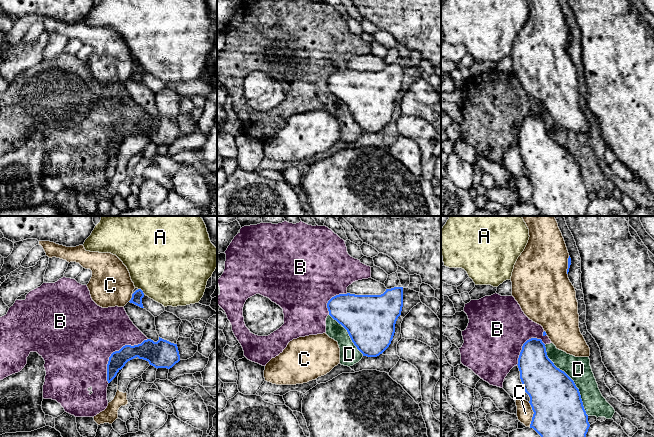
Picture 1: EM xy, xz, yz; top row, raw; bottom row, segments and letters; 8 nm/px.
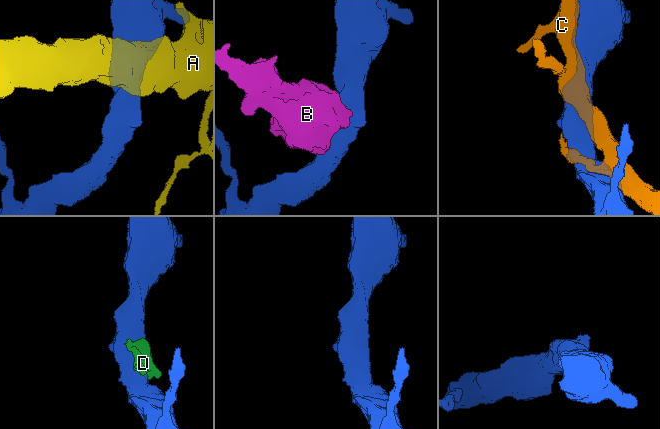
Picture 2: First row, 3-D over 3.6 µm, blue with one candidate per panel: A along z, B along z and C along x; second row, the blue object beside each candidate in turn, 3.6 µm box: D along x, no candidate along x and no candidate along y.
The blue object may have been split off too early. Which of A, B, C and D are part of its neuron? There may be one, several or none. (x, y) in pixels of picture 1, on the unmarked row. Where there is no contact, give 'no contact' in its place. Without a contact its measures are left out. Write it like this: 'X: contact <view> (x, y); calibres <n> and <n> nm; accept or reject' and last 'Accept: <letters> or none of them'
A: contact xy (141, 66); calibres 90 and 500 nm; reject
B: contact xy (115, 127); calibres 150 and 480 nm; reject
C: contact yz (533, 190); calibres 420 and 130 nm; reject
D: contact yz (571, 155); calibres 400 and 190 nm; reject
Accept: none of them

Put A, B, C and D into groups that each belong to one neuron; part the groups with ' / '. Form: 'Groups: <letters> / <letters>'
Groups: A / B D / C

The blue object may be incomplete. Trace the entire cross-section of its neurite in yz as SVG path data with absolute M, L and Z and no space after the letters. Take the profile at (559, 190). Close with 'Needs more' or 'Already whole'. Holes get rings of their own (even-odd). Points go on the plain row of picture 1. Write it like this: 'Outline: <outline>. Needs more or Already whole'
Outline: M531 114L523 120L517 141L523 164L530 173L529 179L534 188L530 204L543 216L585 216L590 200L579 165L574 157L548 134L541 115Z. Already whole

